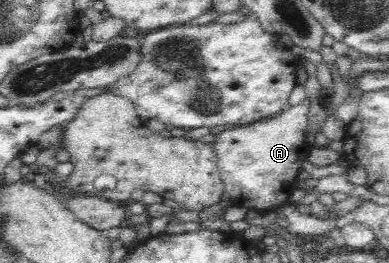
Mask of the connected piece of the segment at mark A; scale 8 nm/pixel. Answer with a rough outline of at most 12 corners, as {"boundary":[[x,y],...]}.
{"boundary":[[309,99],[221,129],[212,143],[233,206],[289,203],[312,146]]}

